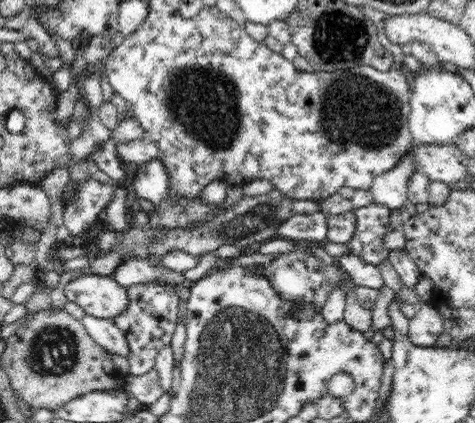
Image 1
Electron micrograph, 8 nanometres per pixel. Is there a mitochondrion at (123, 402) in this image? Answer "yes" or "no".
no

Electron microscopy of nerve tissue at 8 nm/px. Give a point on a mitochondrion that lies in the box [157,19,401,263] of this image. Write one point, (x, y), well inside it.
(207, 103)

